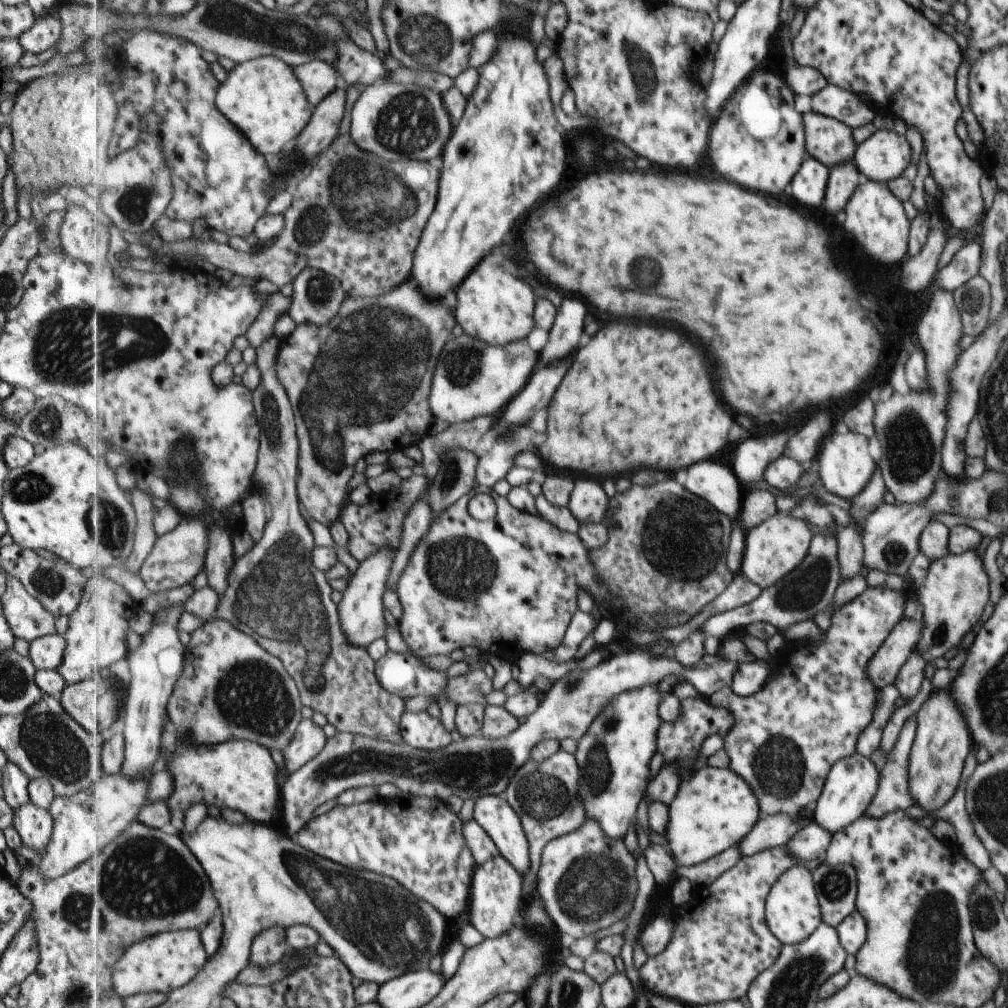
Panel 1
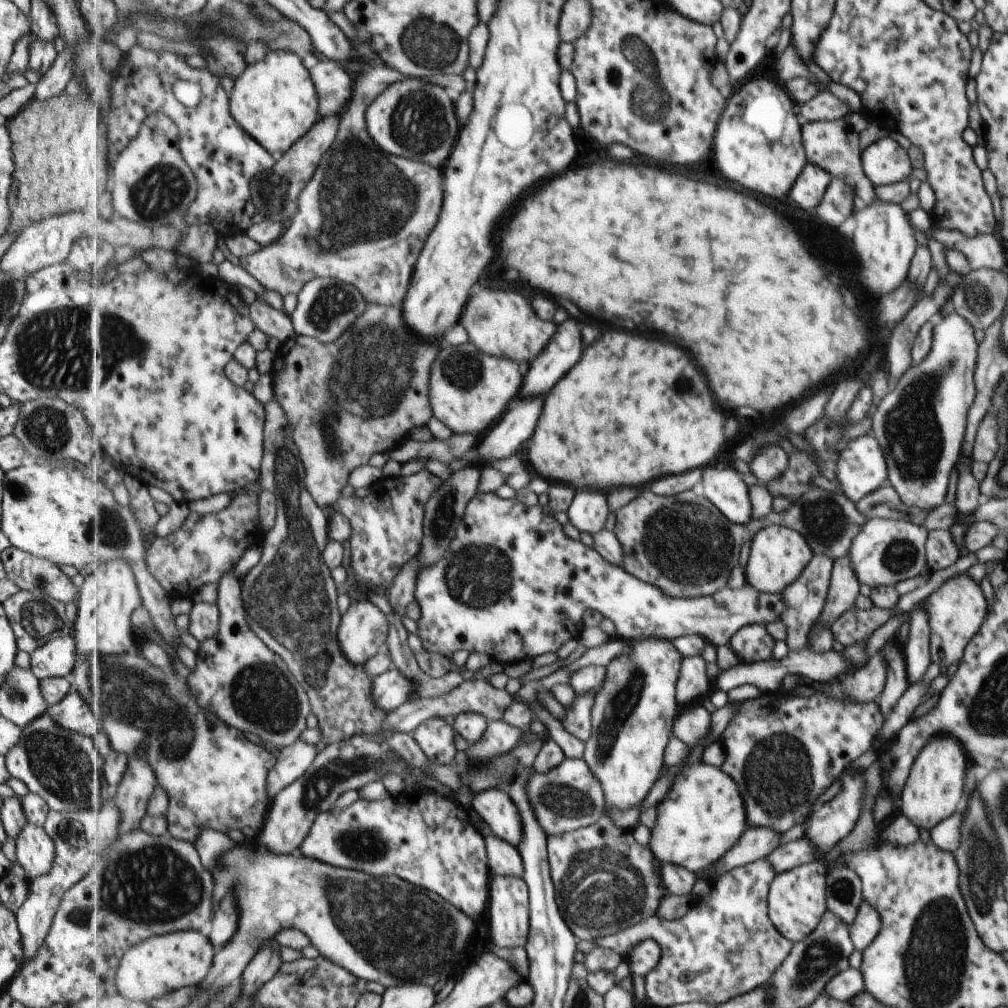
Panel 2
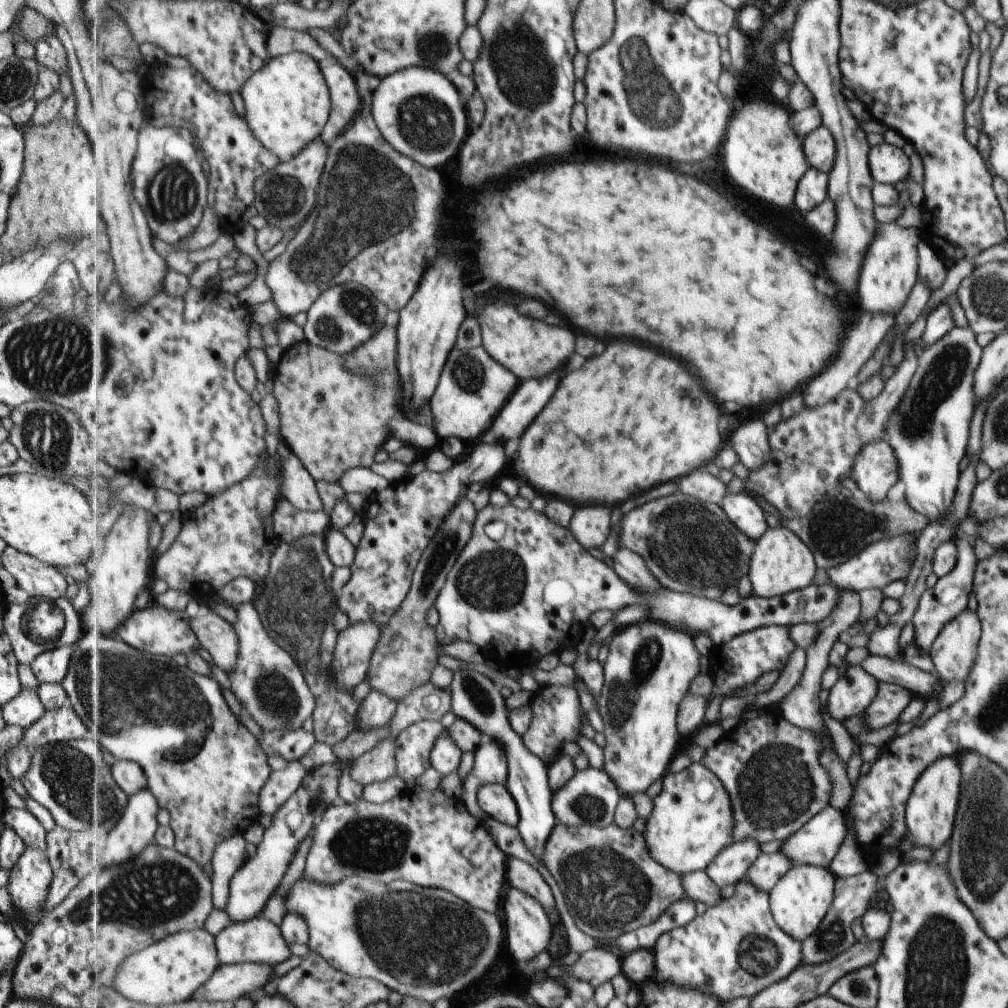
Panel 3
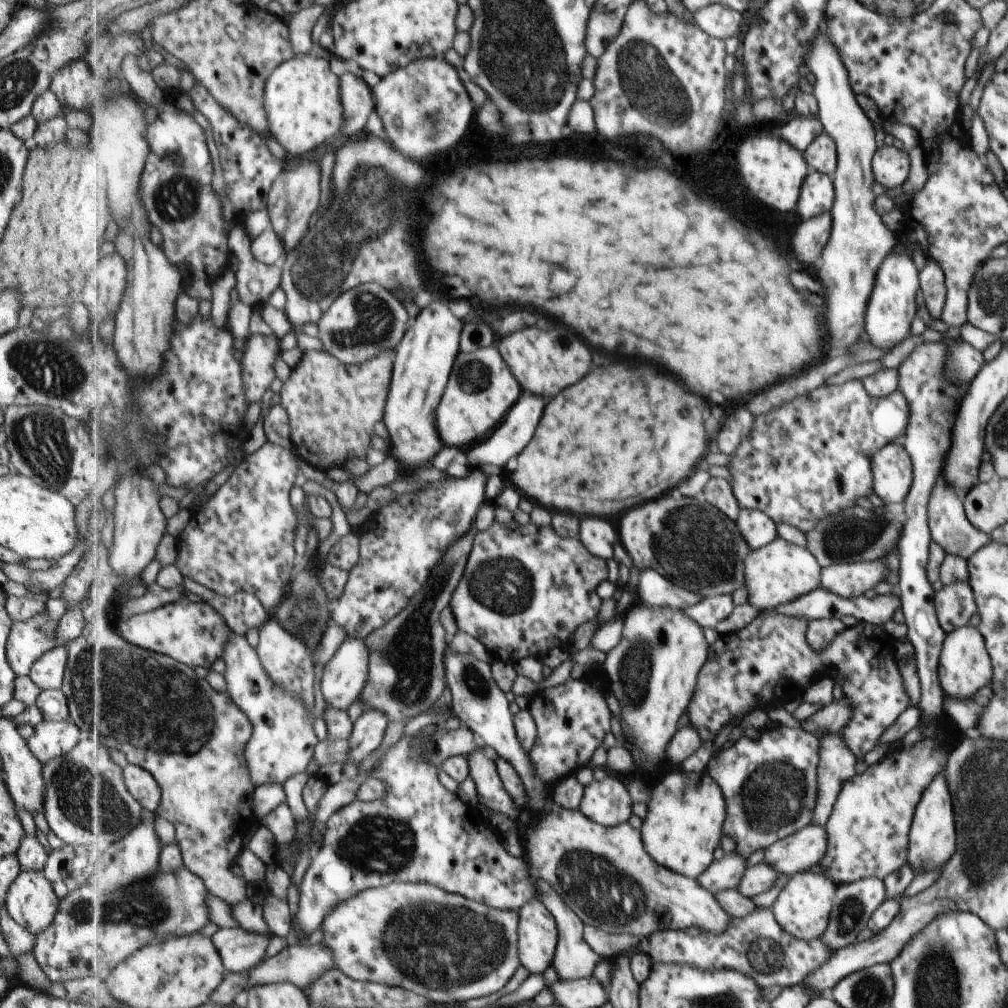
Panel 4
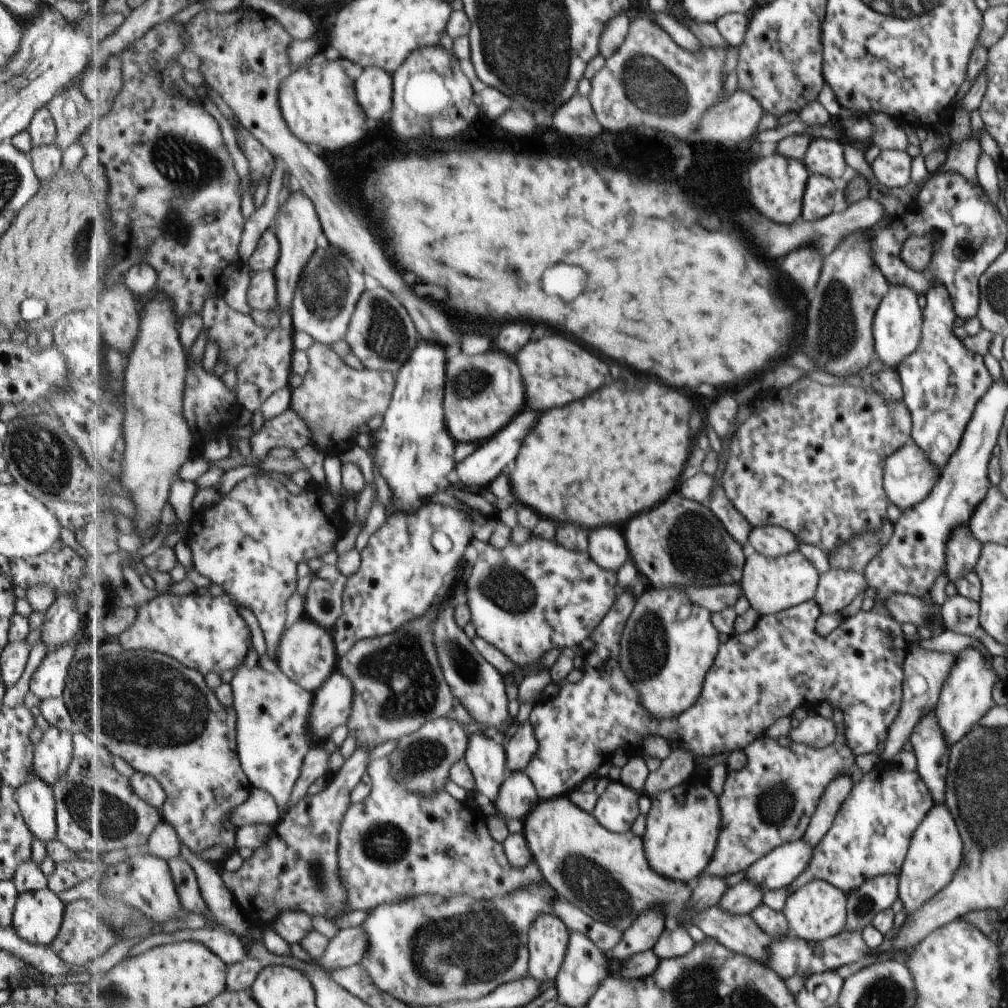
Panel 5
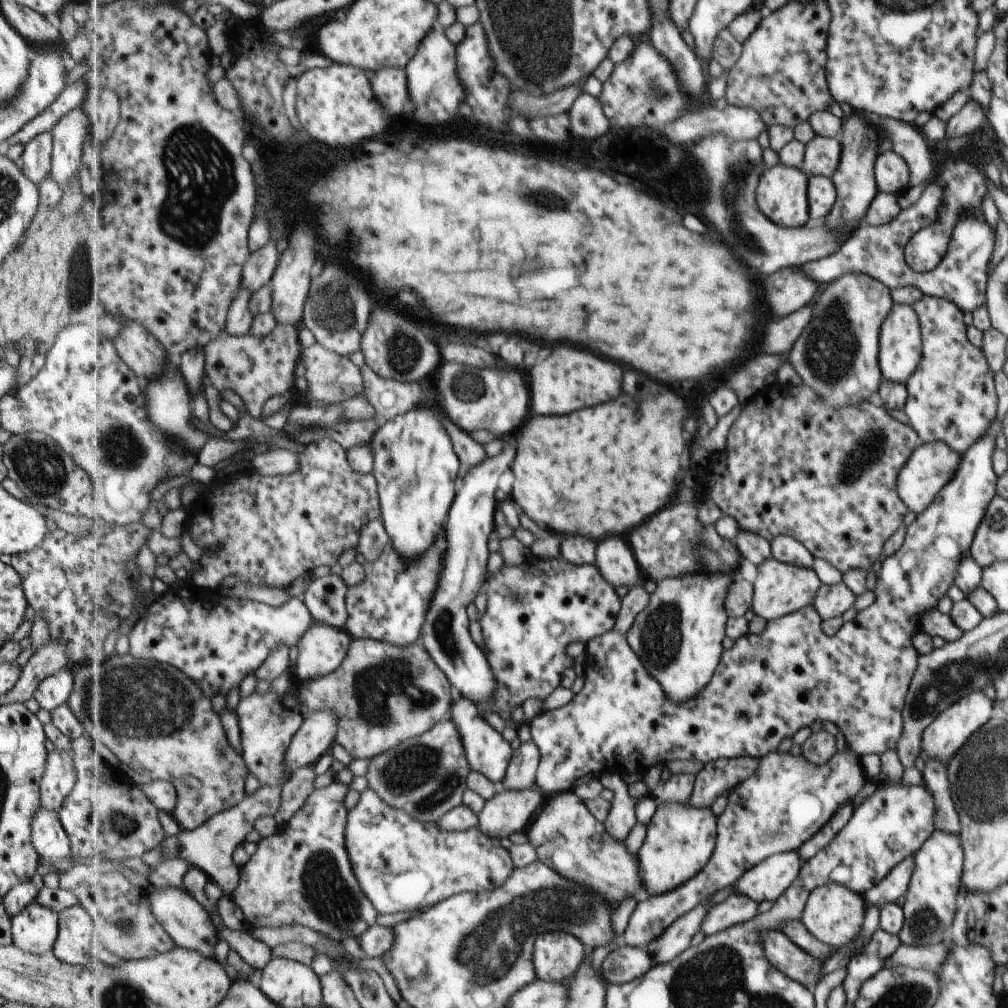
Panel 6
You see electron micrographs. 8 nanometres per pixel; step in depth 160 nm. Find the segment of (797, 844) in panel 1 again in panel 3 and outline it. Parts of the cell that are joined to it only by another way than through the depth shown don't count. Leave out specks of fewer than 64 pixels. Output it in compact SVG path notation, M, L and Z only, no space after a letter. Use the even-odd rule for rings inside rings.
M779 851L769 854L759 853L747 871L746 880L759 891L768 893L779 878L791 868L793 868L792 862Z

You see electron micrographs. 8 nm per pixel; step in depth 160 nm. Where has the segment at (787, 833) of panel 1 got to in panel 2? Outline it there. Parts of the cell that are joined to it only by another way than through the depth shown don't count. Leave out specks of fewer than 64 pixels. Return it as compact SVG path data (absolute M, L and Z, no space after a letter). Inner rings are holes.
M749 827L738 844L711 868L711 878L707 878L707 881L714 883L719 876L723 876L729 870L766 858L779 845L779 838L780 834L773 832L771 828Z

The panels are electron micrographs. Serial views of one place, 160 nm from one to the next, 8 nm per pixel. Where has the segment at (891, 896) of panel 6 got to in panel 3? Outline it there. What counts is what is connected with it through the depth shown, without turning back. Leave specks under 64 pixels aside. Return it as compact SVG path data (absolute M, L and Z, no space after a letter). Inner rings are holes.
M872 866L862 873L845 878L835 877L833 898L825 916L819 922L816 931L802 941L802 962L803 965L814 965L830 961L845 953L856 941L851 933L851 922L859 916L863 916L869 910L869 900L875 894L877 876Z

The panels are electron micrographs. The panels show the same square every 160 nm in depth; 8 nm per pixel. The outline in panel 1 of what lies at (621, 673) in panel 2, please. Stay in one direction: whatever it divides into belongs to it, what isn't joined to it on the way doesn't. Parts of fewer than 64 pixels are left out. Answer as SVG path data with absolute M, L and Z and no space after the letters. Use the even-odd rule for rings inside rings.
M657 686L619 694L578 742L575 756L582 774L579 798L587 818L599 822L612 841L626 838L652 781L651 760L658 752L658 735L664 722L659 714L661 702L662 693Z

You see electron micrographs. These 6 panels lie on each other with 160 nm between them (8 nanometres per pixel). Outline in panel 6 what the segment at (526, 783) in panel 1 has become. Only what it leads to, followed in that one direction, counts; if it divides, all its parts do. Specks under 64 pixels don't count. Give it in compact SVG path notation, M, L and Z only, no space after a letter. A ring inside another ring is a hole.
M606 774L600 776L604 788L610 789L614 793L612 807L605 822L606 829L617 842L625 842L631 830L637 826L637 816L635 816L635 800L630 793L629 785L621 776Z

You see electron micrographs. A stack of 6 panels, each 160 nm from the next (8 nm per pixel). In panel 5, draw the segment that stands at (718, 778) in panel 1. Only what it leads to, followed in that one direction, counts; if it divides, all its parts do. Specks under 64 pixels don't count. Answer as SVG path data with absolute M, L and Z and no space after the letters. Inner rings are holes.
M697 771L682 786L651 798L643 836L651 868L661 876L694 885L714 858L722 833L720 797L711 792L705 774Z

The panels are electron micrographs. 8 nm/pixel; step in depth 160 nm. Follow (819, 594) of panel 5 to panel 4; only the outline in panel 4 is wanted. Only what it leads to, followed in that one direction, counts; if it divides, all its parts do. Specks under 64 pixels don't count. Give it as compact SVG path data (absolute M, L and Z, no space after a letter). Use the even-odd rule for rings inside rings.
M879 559L829 565L821 568L819 587L844 599L855 598L884 580L887 573L889 568Z

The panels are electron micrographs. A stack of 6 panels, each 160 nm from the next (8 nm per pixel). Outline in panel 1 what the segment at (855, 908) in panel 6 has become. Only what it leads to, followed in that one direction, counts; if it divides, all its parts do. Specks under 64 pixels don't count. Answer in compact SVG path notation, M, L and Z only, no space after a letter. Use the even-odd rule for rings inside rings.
M803 863L791 866L774 882L765 901L766 926L782 945L798 945L819 926L820 912L811 882L811 872Z

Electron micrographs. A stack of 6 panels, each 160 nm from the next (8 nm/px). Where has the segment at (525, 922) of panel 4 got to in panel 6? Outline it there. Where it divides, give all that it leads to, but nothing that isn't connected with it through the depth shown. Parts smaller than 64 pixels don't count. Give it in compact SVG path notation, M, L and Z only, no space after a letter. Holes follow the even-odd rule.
M563 931L542 934L534 946L538 978L563 982L576 974L587 955L587 947L575 935Z

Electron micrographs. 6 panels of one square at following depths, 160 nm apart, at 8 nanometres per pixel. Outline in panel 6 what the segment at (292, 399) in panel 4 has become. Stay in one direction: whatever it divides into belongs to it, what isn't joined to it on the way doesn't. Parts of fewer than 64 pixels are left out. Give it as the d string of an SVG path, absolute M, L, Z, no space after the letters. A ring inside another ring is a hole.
M319 342L309 348L303 348L302 354L309 387L308 394L305 396L308 403L323 402L328 405L344 401L356 394L364 394L365 382L363 382L361 370L351 362L351 358L329 350Z

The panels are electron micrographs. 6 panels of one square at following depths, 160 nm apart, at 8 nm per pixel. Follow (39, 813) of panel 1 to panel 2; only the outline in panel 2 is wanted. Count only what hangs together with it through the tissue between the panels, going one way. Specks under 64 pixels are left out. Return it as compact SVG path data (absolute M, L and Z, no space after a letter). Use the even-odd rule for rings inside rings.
M25 822L14 840L14 862L17 862L28 880L47 874L53 862L53 844L42 826Z

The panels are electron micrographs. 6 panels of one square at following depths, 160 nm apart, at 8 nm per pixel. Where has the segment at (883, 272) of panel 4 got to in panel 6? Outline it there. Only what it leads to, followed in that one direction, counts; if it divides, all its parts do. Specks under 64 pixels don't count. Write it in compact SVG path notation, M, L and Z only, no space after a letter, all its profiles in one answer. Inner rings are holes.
M895 303L881 326L878 366L881 368L882 378L892 383L905 384L906 380L913 376L921 358L922 339L919 318L911 306Z

